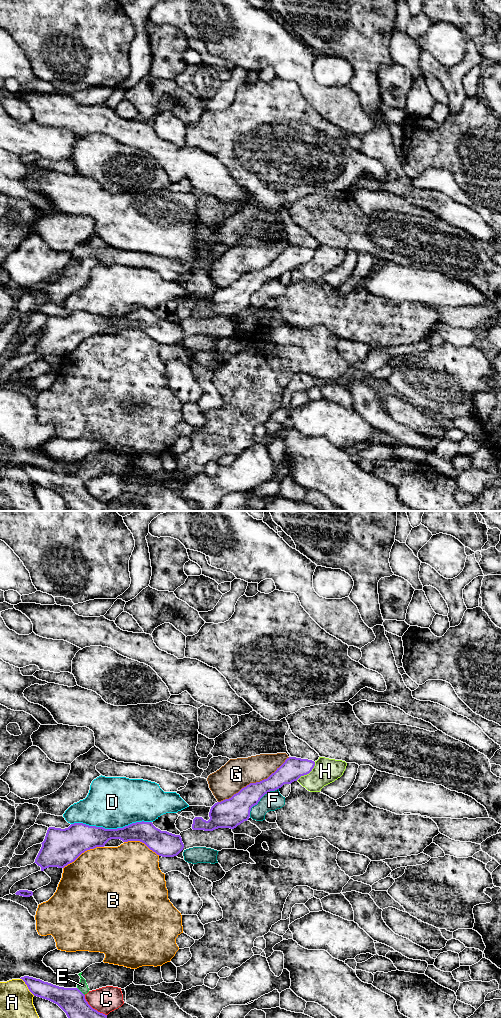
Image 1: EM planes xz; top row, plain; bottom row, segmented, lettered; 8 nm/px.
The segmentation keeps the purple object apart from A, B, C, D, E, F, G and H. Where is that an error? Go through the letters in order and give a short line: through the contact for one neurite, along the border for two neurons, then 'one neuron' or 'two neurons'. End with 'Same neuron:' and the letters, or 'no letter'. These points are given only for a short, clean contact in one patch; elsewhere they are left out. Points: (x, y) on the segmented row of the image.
A: xz (20, 978), (34, 995) | two neurons
B: two neurons
C: two neurons
D: two neurons
E: xz (77, 987), (84, 995) | two neurons
F: two neurons
G: two neurons
H: two neurons
Same neuron: no letter

